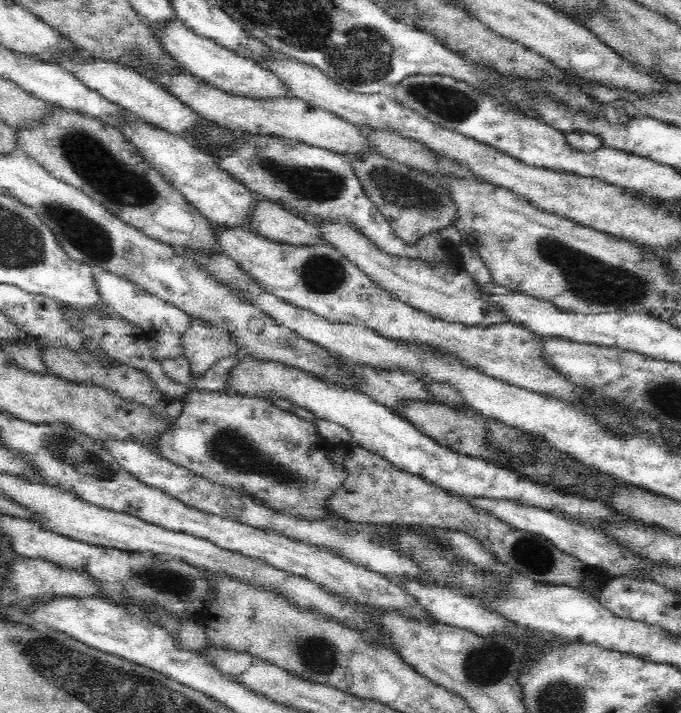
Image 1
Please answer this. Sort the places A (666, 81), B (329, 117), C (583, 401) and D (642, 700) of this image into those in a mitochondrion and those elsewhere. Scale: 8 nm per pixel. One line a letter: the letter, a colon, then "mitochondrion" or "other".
A: other
B: other
C: other
D: other

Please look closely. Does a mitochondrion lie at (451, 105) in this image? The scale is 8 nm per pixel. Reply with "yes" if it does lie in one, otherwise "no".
yes

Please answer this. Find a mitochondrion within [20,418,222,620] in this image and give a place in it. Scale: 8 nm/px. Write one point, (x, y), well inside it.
(62, 446)

